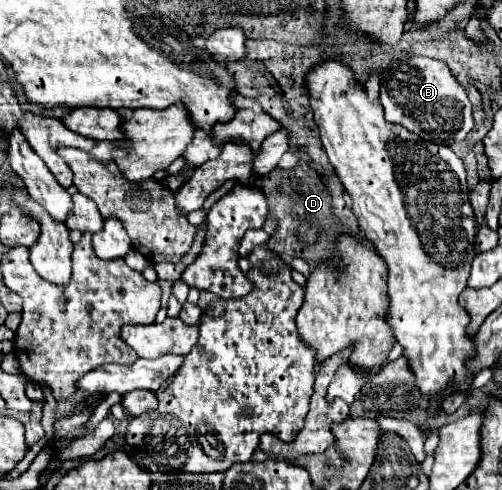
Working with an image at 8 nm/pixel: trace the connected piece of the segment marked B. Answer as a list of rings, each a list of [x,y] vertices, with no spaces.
[[[404,57],[394,61],[380,75],[380,103],[386,111],[386,121],[406,127],[424,141],[456,143],[462,141],[474,127],[472,105],[464,87],[450,73],[448,65],[428,57]]]

